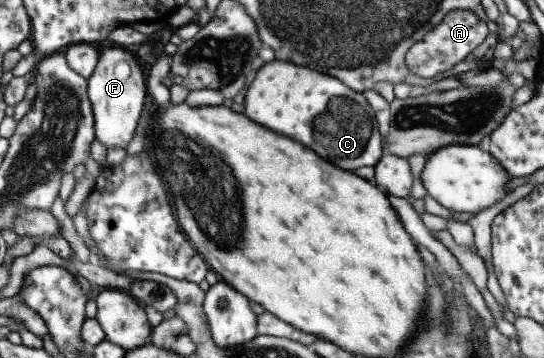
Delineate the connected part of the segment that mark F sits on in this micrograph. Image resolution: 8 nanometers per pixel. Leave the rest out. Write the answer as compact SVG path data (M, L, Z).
M112 45L102 49L93 73L87 80L87 98L90 100L94 120L94 139L107 149L124 149L138 123L144 97L147 95L144 77L133 55L123 47Z

